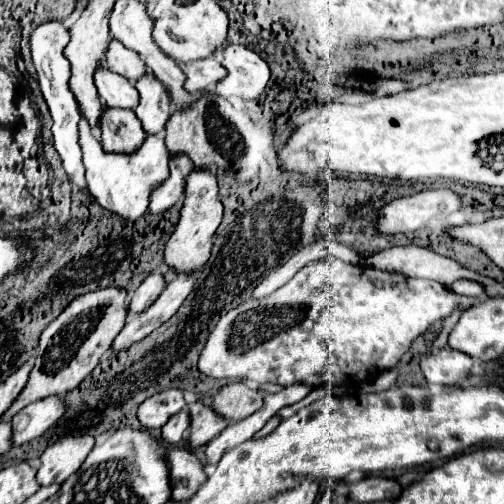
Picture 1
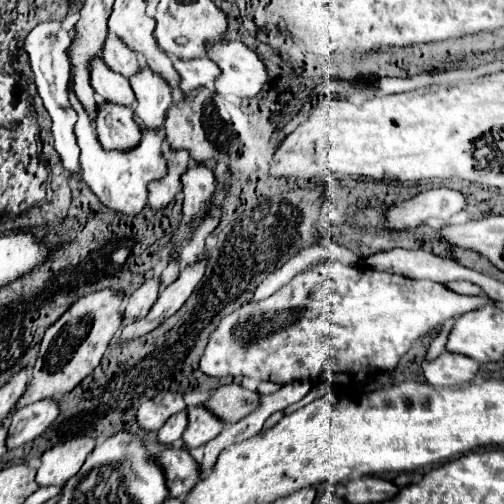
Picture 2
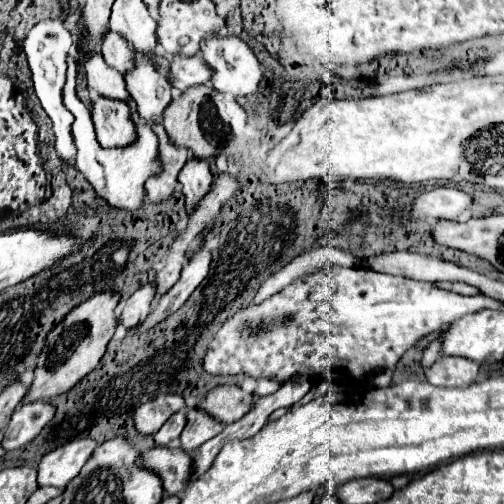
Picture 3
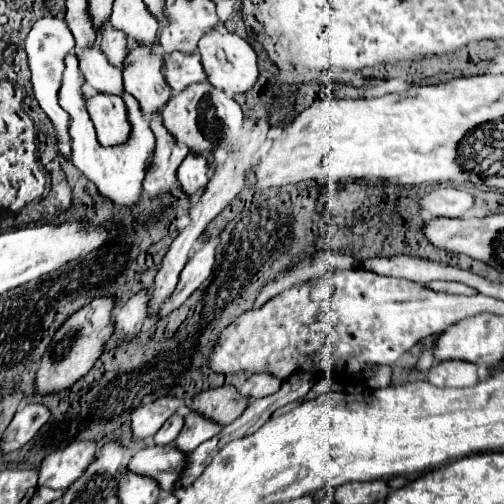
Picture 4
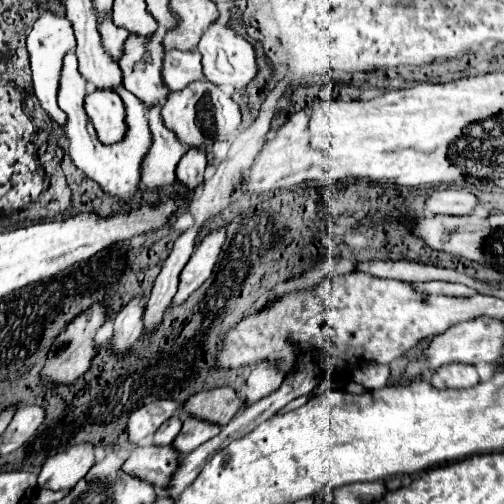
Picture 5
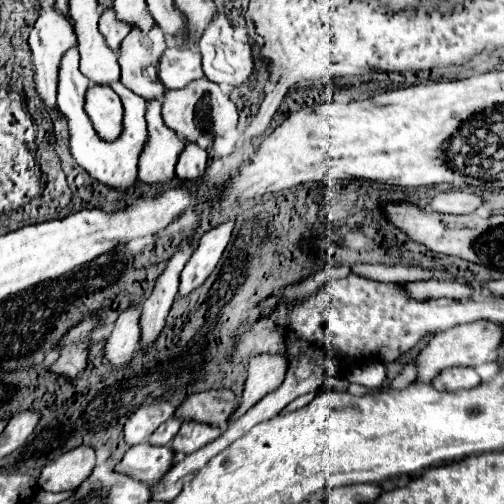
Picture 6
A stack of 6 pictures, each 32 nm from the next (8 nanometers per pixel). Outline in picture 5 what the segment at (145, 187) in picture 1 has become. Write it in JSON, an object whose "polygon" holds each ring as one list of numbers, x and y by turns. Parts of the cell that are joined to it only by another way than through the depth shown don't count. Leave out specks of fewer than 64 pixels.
{"polygon":[[68,52,64,56,64,68,62,68,62,78,60,78,60,90,58,90,58,106,68,114,68,124,66,124,66,136,70,140,70,148,68,154,72,158,72,162,90,178,94,180,102,192,114,196,118,202,128,204,130,200,136,198,136,194,140,192,140,168,142,168,142,160,148,154,148,148,152,146,152,132,148,128,148,120,146,120,146,110,144,104,132,96,126,88,120,86,118,94,122,98,122,102,126,106,130,106,130,112,126,116,128,122,128,132,124,136,122,142,112,144,112,146,104,146,100,144,92,122,88,120,88,114,84,112,84,99,86,96,87,81,84,76,80,76,78,72,78,60,74,52]]}

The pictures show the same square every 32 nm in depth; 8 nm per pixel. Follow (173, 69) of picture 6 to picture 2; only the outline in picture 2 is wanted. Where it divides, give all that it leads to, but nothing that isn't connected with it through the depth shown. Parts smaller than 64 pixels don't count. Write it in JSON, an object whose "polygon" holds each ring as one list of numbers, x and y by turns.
{"polygon":[[196,58,196,60,174,60,174,66,178,70,178,74,182,76,180,88,188,94,196,88,212,88,216,76,220,76,220,68,216,68,216,64,212,64,212,60,208,58]]}

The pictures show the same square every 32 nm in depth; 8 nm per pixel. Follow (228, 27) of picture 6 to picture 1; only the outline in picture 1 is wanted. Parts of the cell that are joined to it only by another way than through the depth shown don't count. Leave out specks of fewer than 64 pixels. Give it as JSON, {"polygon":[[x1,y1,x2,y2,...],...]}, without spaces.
{"polygon":[[238,44,222,48,218,54,222,54,222,66,228,70,228,76,216,86,218,96,254,100,264,92,270,68,256,52]]}

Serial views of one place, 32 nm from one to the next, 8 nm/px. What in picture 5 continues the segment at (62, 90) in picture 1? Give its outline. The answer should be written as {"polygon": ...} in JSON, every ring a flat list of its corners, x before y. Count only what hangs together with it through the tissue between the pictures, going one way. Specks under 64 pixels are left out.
{"polygon":[[44,10,42,16,36,20,32,26,28,38,26,38,26,48,30,54,30,70,32,70,32,84,34,84,34,96,40,100,40,106,46,110,46,114,58,124,66,126,66,114,58,108,56,104,56,94,58,94,58,82,60,82,60,68,62,68,62,58,66,52,76,48,74,32,68,20,52,14,50,10]]}

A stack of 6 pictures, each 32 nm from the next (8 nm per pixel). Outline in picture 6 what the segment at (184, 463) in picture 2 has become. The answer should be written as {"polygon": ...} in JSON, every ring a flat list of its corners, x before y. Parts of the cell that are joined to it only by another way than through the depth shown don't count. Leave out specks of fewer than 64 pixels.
{"polygon":[[138,444,132,446,122,462,116,466,116,472,124,472,140,482,152,482,160,484,164,478,164,472,172,468,174,452,170,446,150,446,150,444]]}

